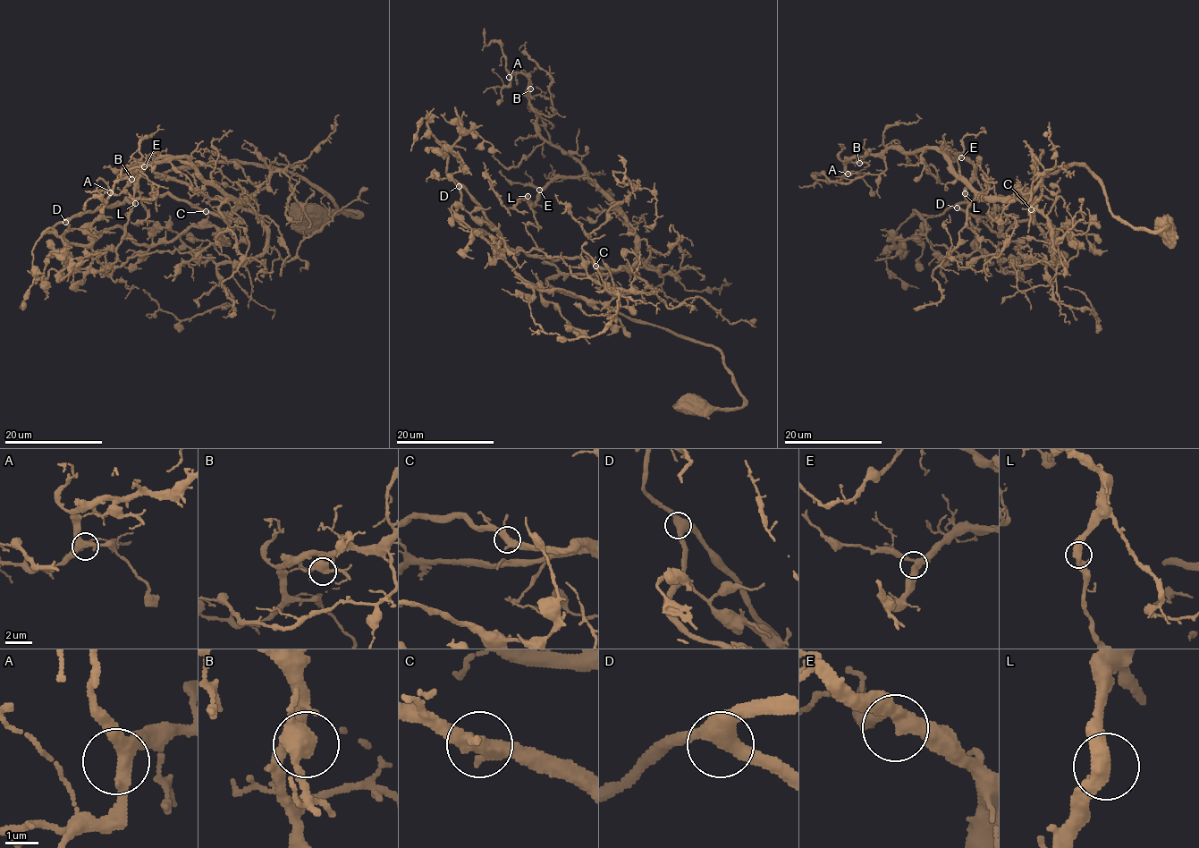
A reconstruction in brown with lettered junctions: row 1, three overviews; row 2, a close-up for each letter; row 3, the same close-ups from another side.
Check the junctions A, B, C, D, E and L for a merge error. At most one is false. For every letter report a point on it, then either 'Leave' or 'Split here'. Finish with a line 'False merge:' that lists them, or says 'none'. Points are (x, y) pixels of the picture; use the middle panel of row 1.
A: Place: (509, 77). Leave
B: Place: (530, 89). Leave
C: Place: (595, 266). Leave
D: Place: (459, 186). Leave
E: Place: (539, 190). Leave
L: Place: (527, 196). Leave
False merge: none

